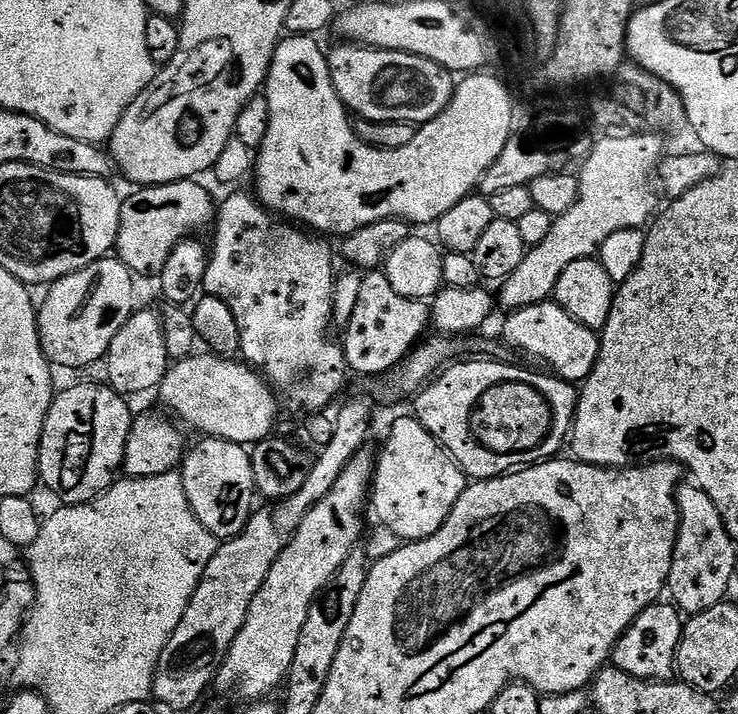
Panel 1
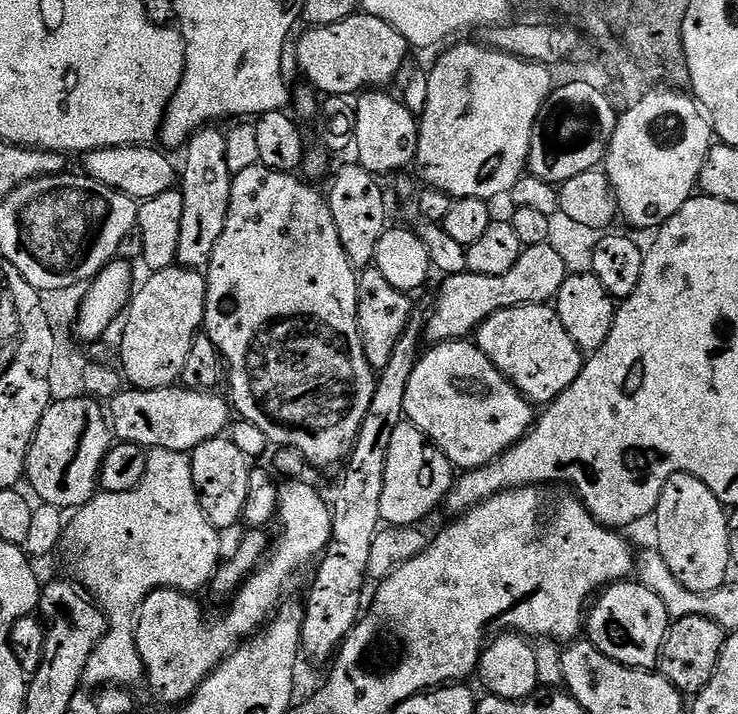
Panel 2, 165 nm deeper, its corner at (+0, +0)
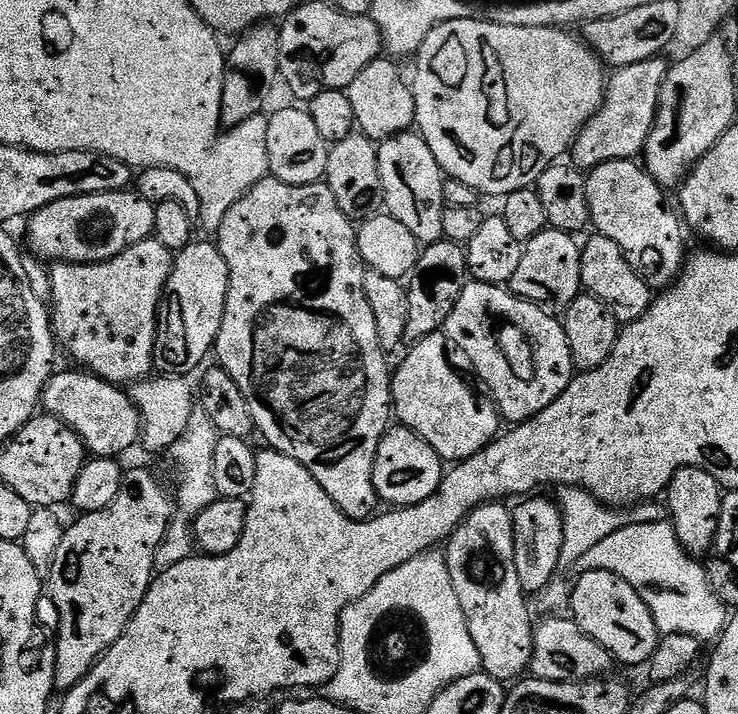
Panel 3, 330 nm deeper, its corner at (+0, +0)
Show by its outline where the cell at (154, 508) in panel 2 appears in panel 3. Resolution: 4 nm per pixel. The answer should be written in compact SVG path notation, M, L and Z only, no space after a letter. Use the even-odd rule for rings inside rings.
M196 406L190 414L189 426L176 442L172 444L172 468L176 471L176 488L174 487L174 519L168 525L168 532L160 549L156 552L156 563L160 566L177 564L187 560L194 552L194 537L191 523L206 506L217 500L213 480L214 446L218 439L216 427L210 422L207 414Z

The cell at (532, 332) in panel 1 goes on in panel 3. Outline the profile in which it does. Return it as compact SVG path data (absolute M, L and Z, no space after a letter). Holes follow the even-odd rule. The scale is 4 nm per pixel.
M465 284L450 318L445 322L443 331L449 341L464 351L466 359L472 363L476 376L485 384L487 395L496 406L497 412L509 425L521 424L538 415L550 402L554 402L570 386L574 375L570 342L566 342L563 323L553 313L545 312L529 300L514 295L507 287L499 284Z

